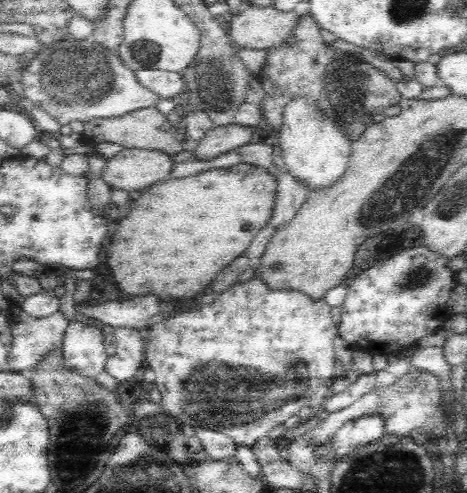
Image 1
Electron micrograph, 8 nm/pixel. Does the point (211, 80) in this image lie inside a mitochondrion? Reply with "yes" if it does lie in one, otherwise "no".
yes

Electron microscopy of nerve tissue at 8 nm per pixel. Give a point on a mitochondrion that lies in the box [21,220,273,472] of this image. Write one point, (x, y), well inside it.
(72, 419)

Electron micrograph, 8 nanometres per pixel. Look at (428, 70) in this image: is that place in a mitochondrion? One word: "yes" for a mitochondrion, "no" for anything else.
no

